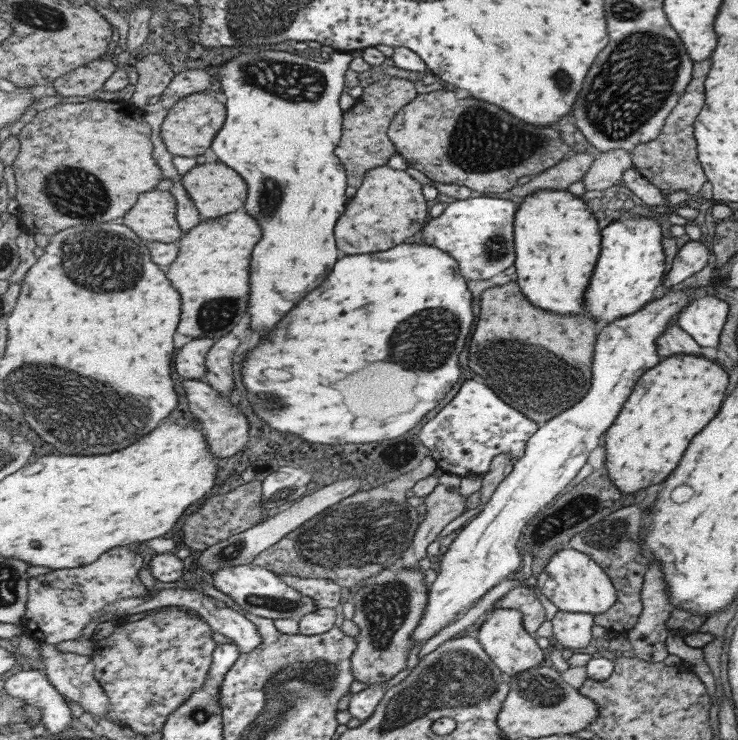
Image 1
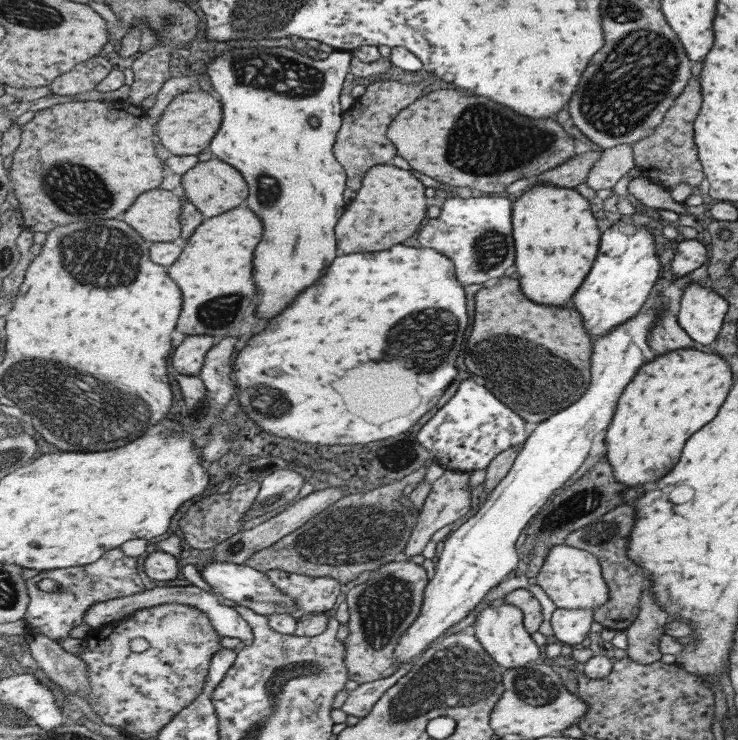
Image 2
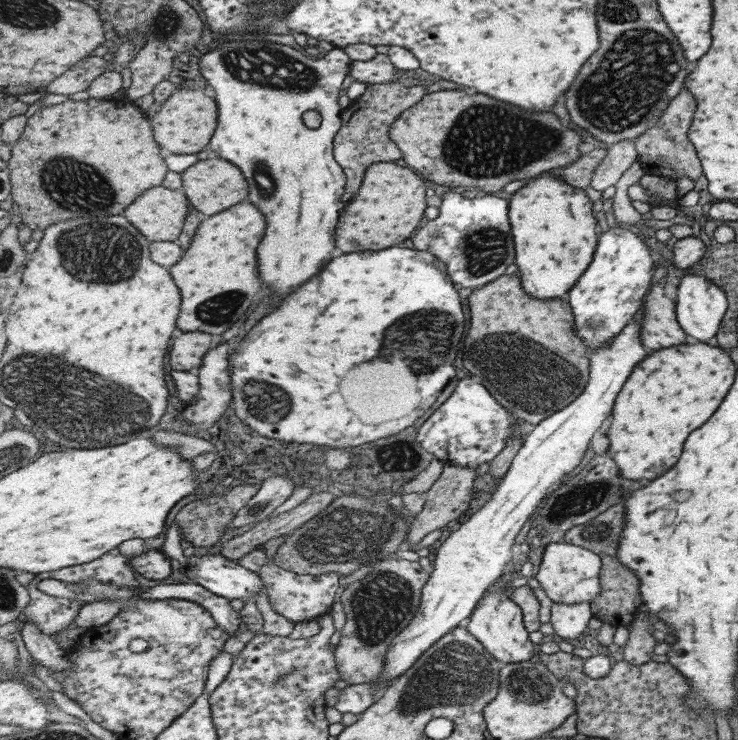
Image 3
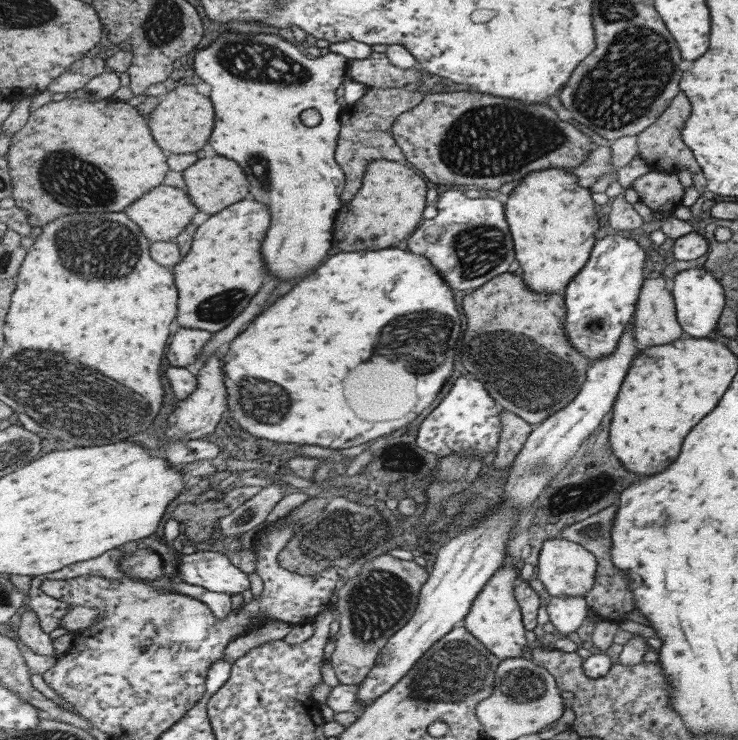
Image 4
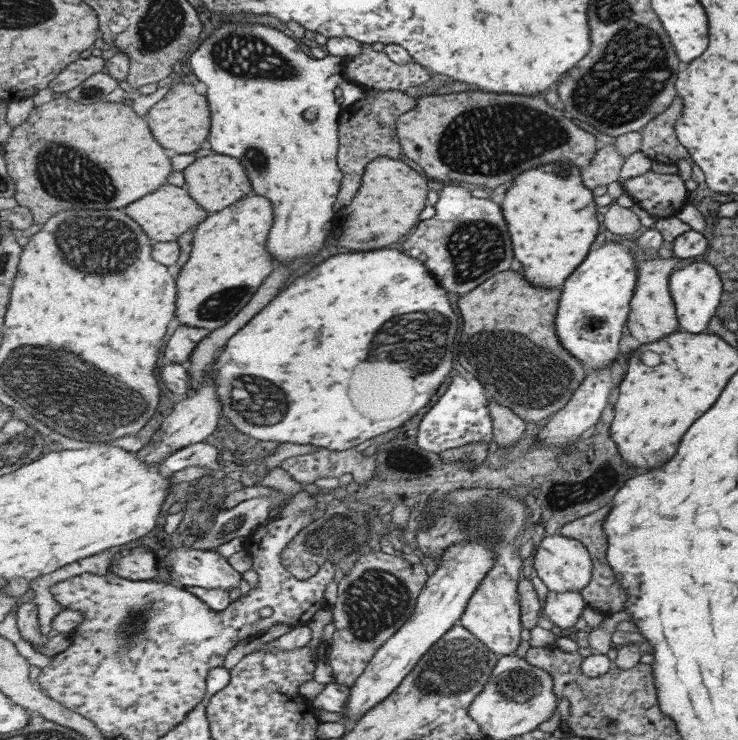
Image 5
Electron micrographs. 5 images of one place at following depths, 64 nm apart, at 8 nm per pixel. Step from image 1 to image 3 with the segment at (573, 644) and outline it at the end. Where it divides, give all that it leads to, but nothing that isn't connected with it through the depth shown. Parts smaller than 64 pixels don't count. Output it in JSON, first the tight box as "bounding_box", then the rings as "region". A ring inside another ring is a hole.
{"bounding_box":[549,603,591,641],"region":[[[553,603],[550,608],[549,624],[556,636],[567,641],[570,638],[581,638],[581,632],[585,630],[591,617],[589,603]]]}

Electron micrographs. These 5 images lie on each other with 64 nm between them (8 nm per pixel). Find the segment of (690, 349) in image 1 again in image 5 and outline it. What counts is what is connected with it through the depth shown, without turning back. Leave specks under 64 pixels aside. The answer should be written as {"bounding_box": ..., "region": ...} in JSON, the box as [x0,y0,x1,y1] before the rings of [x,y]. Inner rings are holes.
{"bounding_box":[626,259,679,344],"region":[[[677,259],[639,260],[636,263],[636,283],[629,301],[629,310],[626,320],[629,334],[640,344],[652,343],[673,332],[679,332],[677,317],[674,313],[674,302],[671,300],[668,289],[669,270]]]}

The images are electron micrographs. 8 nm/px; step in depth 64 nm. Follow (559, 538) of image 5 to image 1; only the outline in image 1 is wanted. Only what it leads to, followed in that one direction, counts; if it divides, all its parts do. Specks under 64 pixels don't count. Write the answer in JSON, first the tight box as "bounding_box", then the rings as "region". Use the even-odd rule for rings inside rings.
{"bounding_box":[535,548,616,616],"region":[[[564,548],[554,552],[545,570],[536,577],[535,586],[551,604],[563,612],[582,612],[595,616],[600,612],[607,612],[616,601],[614,586],[605,569],[588,553],[579,552],[577,549]]]}

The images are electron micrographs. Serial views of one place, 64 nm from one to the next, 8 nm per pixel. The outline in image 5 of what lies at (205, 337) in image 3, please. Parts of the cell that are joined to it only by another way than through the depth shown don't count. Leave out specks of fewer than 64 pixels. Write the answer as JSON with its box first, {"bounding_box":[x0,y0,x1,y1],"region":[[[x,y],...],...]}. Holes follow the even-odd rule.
{"bounding_box":[165,324,211,364],"region":[[[180,324],[165,348],[169,363],[183,364],[189,361],[200,340],[210,336],[211,332],[207,328],[193,328],[193,326],[181,326]]]}

